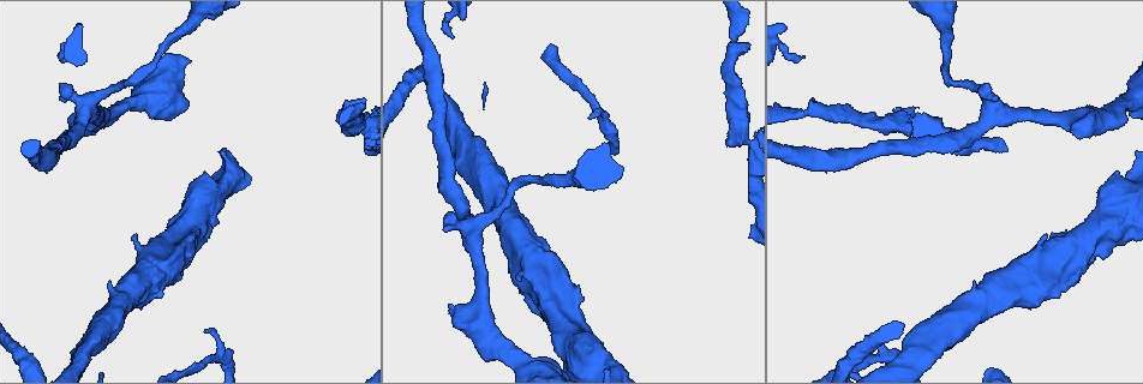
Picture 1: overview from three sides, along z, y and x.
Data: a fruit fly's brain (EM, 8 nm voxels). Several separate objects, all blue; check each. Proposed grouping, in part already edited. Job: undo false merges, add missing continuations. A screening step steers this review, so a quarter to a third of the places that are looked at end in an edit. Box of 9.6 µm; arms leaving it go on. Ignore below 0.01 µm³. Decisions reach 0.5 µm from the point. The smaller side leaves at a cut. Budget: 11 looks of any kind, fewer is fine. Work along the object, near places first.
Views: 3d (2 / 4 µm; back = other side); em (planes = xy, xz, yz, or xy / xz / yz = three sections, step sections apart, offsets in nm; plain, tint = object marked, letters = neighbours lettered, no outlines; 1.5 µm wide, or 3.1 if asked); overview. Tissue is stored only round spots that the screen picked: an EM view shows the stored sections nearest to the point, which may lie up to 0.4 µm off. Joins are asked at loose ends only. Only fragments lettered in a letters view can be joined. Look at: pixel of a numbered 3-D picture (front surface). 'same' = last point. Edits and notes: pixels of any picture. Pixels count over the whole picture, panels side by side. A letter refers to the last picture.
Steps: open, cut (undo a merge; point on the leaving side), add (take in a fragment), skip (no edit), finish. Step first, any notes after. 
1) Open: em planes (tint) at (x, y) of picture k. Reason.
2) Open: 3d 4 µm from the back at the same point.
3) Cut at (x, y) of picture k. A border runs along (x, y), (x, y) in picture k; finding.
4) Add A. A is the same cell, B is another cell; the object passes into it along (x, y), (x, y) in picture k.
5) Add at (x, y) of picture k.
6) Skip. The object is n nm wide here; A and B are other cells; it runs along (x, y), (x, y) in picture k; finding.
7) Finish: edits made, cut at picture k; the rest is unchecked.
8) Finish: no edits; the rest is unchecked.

Open: em yz step 4 (tint) at (577, 287) of picture 1. Branch stops here.

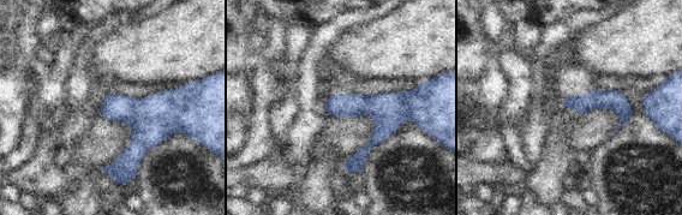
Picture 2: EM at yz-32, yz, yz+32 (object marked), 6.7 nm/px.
Open: em xz step 4 (tint) at the same point.

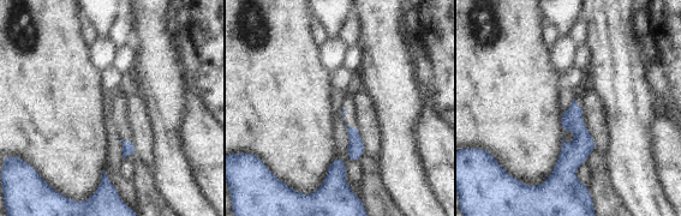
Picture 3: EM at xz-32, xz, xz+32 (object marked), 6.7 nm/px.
Open: em xz step 4 (letters) at the same point.

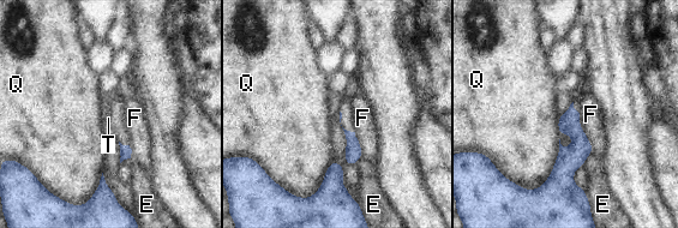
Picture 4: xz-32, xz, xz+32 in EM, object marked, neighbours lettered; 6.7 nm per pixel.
Add T. T is the same cell, E, F and Q are other cells; the object passes into it along (353, 151), (346, 130), (346, 108) in picture 4; the cell continues.

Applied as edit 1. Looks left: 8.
Open: em xz step 4 (tint) at (786, 46) of picture 1. Sharp bend.

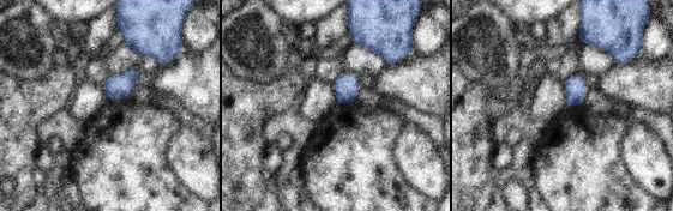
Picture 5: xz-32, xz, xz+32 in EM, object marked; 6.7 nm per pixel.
Open: em planes (tint) at the same point.

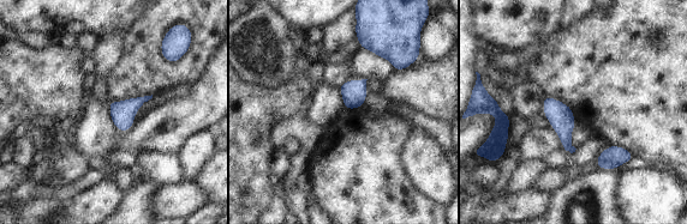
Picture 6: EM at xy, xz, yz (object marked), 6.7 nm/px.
Open: em planes (letters) at the same point.

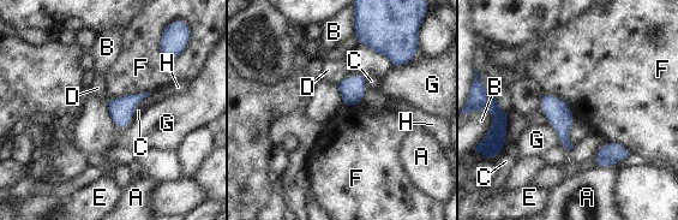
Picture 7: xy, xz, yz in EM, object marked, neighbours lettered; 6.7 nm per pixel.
Skip. A, B, C, D, E, F, G and H are other cells; continuous, no second cell.

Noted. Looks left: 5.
Open: 3d 2 µm at (62, 90) of picture 1. An open end.

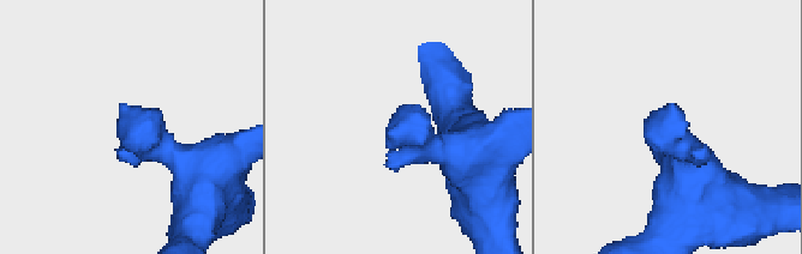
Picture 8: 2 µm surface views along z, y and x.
Open: em planes (letters) at (689, 123) of picture 8.

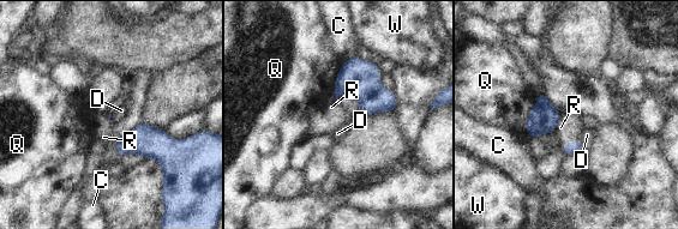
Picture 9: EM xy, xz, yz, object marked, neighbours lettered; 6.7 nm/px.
Add R. R is the same cell, C, D, Q and W are other cells; the object passes into it along (575, 148), (570, 143), (569, 127) in picture 9; the cell continues.

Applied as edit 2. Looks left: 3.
Finish: edits made, add at picture 4, add at picture 9; the rest is unchecked.

